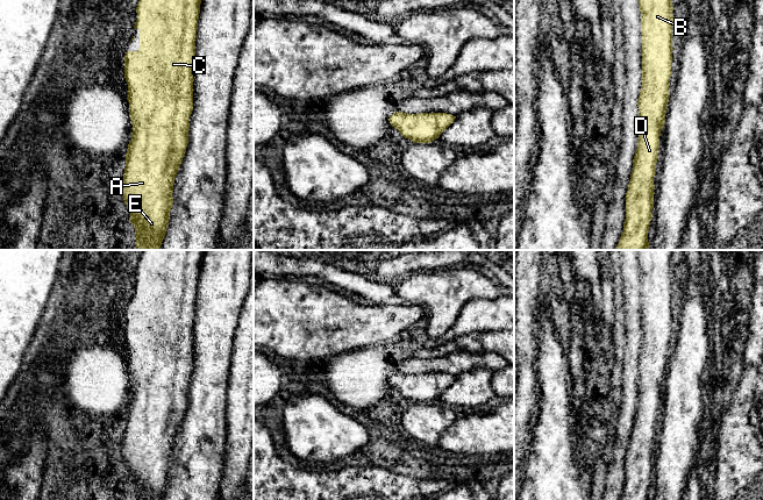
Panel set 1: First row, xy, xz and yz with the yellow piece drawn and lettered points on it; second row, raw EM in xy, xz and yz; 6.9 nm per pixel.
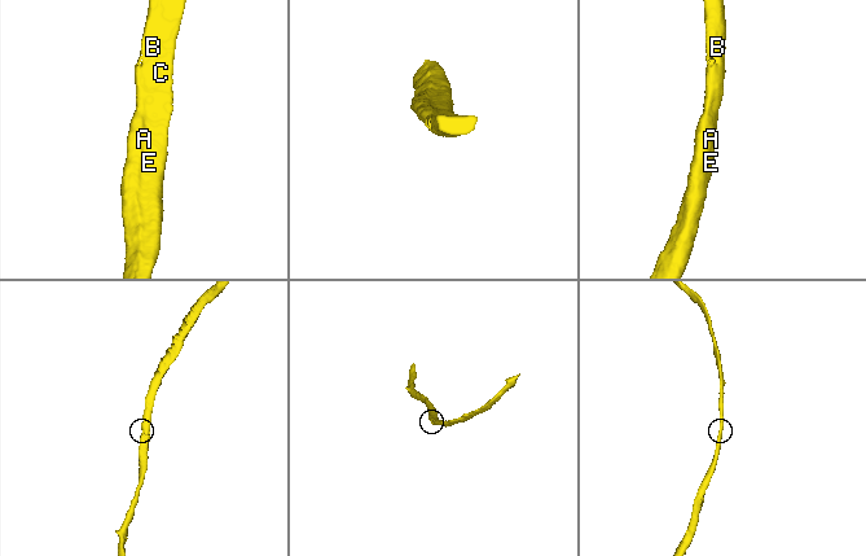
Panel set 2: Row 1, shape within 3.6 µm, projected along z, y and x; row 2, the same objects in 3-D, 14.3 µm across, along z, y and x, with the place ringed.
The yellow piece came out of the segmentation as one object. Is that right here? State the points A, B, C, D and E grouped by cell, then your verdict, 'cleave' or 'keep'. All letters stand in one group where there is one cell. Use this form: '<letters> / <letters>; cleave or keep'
A B C D E; keep

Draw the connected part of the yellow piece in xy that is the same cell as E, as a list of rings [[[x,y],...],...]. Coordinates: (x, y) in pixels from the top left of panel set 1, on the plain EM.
[[[142,250],[136,267],[135,291],[140,290],[140,309],[124,316],[128,344],[131,401],[126,414],[121,455],[130,472],[135,500],[164,500],[173,465],[173,444],[188,403],[190,377],[193,371],[193,327],[200,264],[205,250]]]

